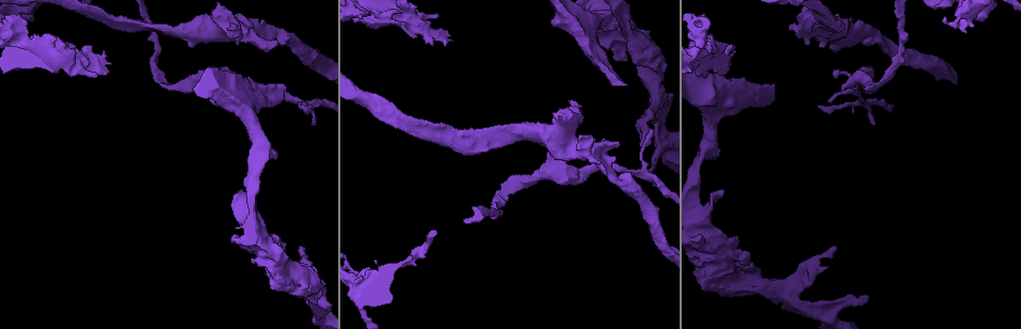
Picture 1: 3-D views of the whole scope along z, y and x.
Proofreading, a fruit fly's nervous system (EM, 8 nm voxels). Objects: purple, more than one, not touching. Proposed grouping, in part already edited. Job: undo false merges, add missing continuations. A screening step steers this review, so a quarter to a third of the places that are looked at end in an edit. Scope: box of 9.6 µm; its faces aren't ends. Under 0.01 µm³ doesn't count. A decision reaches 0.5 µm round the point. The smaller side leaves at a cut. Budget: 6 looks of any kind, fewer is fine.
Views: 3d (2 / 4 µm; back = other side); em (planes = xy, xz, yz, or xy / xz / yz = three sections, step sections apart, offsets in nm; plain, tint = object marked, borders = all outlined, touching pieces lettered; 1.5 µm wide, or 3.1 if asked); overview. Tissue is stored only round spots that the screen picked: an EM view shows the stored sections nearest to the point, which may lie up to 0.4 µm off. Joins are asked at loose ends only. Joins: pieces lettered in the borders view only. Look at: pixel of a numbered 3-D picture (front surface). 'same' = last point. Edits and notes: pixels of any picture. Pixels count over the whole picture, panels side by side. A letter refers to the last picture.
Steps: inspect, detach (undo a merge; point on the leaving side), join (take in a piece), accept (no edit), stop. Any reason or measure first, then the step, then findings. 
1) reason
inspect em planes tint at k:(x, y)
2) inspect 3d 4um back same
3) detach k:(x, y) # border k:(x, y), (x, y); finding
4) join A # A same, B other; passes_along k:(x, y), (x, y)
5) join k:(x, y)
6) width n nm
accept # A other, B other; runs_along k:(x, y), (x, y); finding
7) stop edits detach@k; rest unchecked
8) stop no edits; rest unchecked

calibre changes
inspect 3d 4um back at 1:(647, 117)

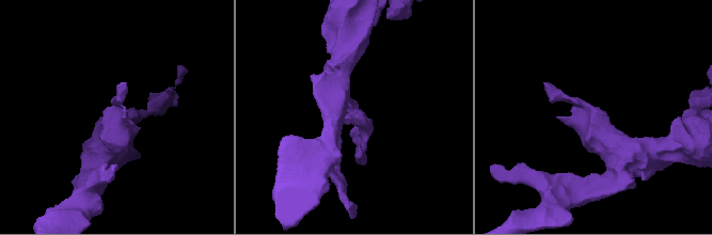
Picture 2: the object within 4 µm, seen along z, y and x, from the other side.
inspect em xy step 8 tint at 2:(110, 122)

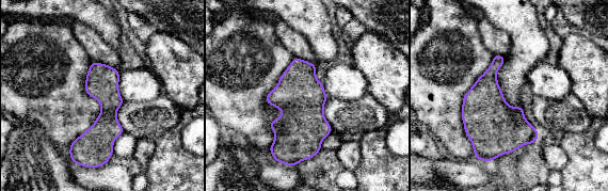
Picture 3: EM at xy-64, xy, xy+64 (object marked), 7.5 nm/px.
inspect em xy step 8 borders same

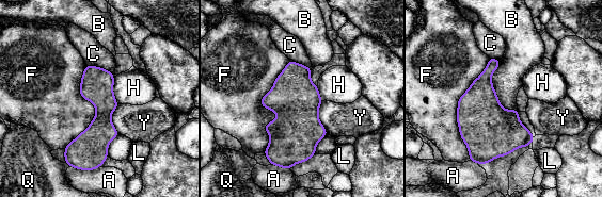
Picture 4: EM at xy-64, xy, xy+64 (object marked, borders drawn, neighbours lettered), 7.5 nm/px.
width 240 nm; longest_contact F 700 nm
accept # A other, B other, C other, F other, H other, L other, Q other, Y other; all the same cell

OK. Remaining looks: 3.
touches itself
inspect 3d 2um at 1:(724, 294)

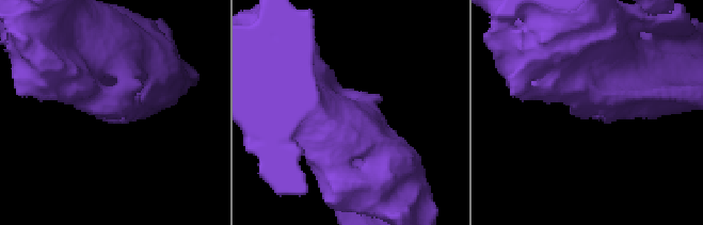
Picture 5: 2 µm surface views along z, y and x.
shape alone is not enough
inspect em xy step 4 tint at 5:(122, 114)

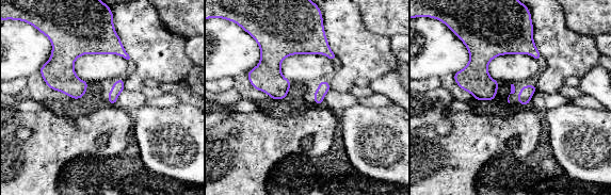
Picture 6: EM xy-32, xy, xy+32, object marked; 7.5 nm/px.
another direction
inspect em planes borders same

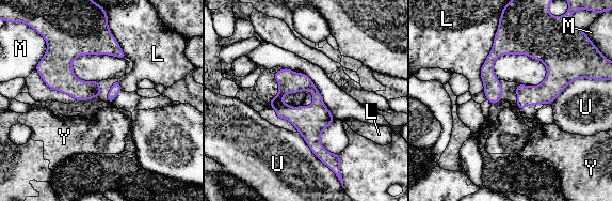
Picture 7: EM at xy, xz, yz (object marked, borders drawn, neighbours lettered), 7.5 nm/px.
accept # L other, M other, U other, Y other; runs_along 7:(277, 74), (279, 103), (318, 145); all the same cell

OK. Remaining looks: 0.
stop no edits; rest unchecked

